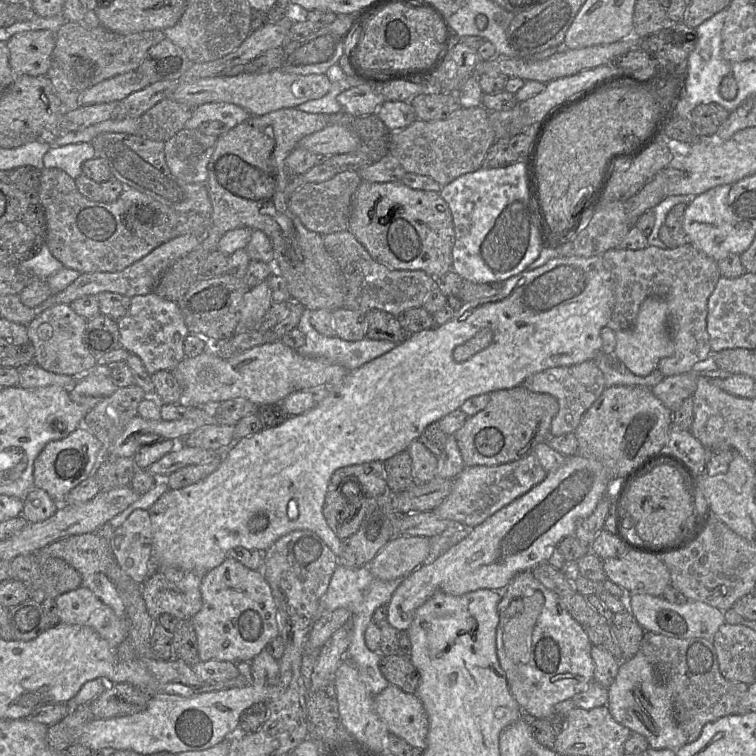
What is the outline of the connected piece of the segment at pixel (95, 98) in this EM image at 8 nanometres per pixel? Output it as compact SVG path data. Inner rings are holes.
M132 70L81 91L78 96L78 106L120 101L147 85L149 85L148 80L136 70Z

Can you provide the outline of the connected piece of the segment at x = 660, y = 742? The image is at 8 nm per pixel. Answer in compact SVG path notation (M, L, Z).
M640 650L632 658L620 662L617 676L608 688L607 707L618 723L643 735L651 748L677 751L687 743L674 716L670 690Z

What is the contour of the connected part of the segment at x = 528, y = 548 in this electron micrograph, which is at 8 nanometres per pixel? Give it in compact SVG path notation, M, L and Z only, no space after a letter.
M578 454L566 457L564 464L557 470L548 472L541 483L491 515L480 525L469 529L459 542L435 561L424 563L407 575L387 604L387 623L399 632L407 631L412 624L416 609L438 591L455 596L479 589L503 591L519 573L532 571L537 565L548 562L557 545L564 538L573 536L577 524L588 518L598 503L611 493L613 483L603 465L597 460Z

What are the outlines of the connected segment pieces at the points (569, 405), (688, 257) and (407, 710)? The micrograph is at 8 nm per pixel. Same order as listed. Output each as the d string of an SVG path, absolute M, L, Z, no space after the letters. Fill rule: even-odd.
M595 359L569 367L554 367L528 377L522 384L528 390L550 394L559 404L559 410L551 422L551 436L561 436L574 432L591 405L601 396L605 379Z
M687 243L671 249L656 246L639 250L613 248L602 255L602 263L612 279L614 306L607 326L613 331L631 328L647 297L658 295L665 299L674 352L658 363L657 369L664 377L691 372L695 363L712 353L706 327L707 303L720 278L713 258Z
M390 684L374 697L374 707L389 733L402 738L412 748L427 747L429 720L415 694Z

